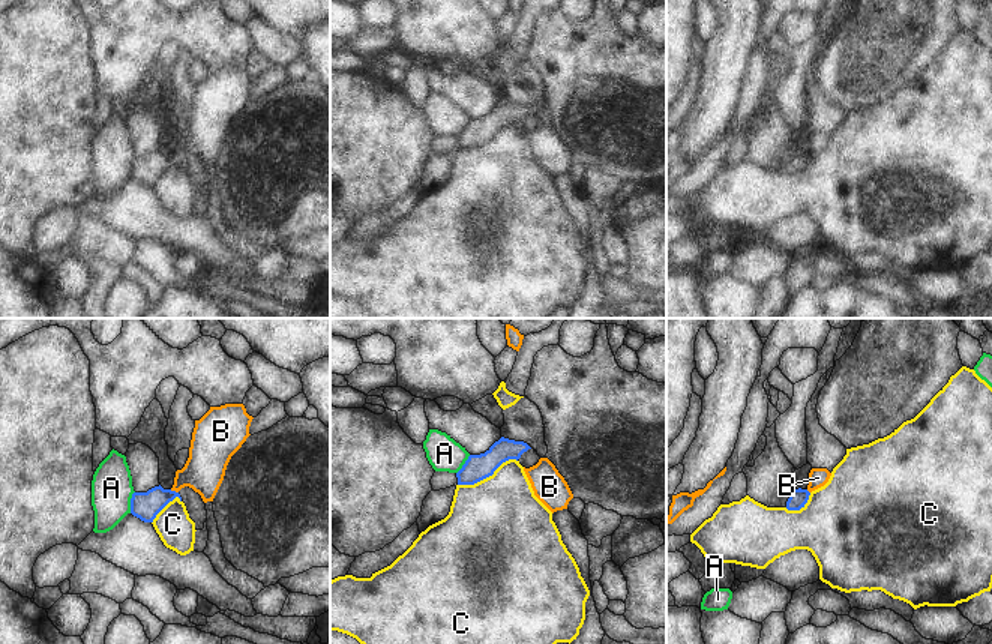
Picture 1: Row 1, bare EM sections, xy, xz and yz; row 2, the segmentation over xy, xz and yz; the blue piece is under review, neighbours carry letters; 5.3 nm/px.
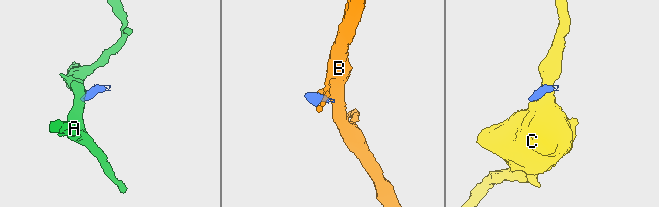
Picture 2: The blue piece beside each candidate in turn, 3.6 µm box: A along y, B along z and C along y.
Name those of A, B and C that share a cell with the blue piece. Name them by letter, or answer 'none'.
none

